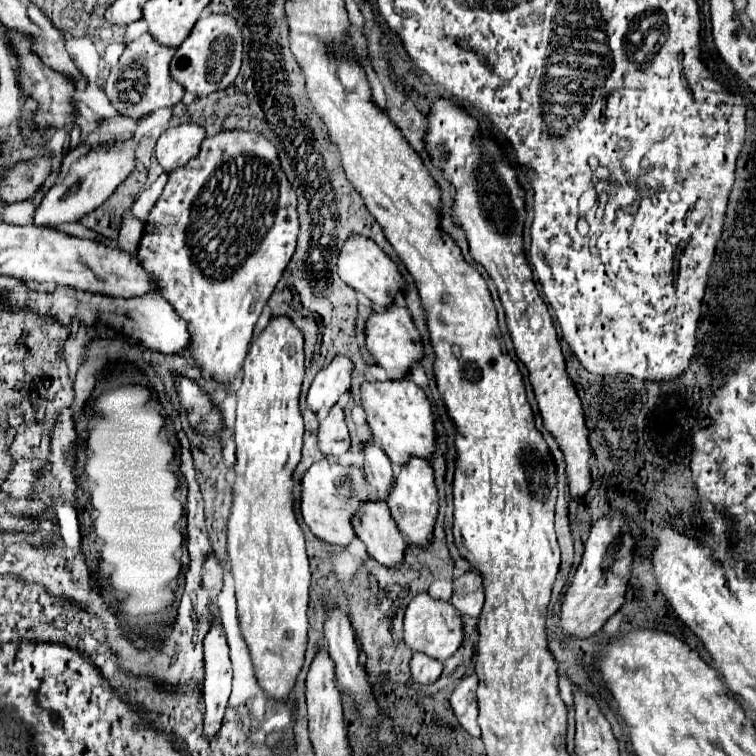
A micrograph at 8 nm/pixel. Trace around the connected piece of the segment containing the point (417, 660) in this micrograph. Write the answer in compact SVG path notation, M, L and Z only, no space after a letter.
M413 654L411 658L411 680L419 682L419 684L433 684L441 672L443 672L443 664L425 656L425 654Z

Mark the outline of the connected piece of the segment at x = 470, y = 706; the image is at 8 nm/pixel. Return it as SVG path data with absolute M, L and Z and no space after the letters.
M471 674L459 682L459 686L451 694L451 708L459 718L461 726L471 734L479 736L481 728L477 724L479 708L477 708L477 676Z

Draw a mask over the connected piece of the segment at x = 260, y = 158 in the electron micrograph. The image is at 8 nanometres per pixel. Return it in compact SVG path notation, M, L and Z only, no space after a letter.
M231 130L231 132L221 132L215 134L211 138L203 140L201 152L197 158L193 158L193 162L187 162L187 166L183 166L181 170L173 170L173 174L169 174L169 182L163 190L163 194L159 196L159 200L155 202L153 210L149 212L149 218L145 222L143 228L143 236L139 242L139 250L137 250L137 258L141 260L141 266L147 274L151 274L153 278L153 286L155 290L175 308L177 314L181 314L181 318L187 322L187 330L189 330L189 344L185 348L185 354L193 360L193 364L209 374L211 378L215 378L221 384L233 384L237 378L237 372L243 366L251 336L253 336L253 328L261 316L261 310L265 306L265 302L269 300L275 284L279 282L287 262L291 260L295 246L297 246L297 232L299 232L299 220L297 220L297 196L293 196L293 190L289 186L289 180L285 178L285 172L279 166L277 160L277 150L275 146L265 140L259 132L243 132L243 130Z

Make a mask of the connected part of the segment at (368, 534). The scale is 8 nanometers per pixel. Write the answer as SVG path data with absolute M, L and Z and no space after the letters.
M365 502L351 518L355 534L367 546L367 552L383 566L397 568L403 560L405 540L391 520L385 502Z

